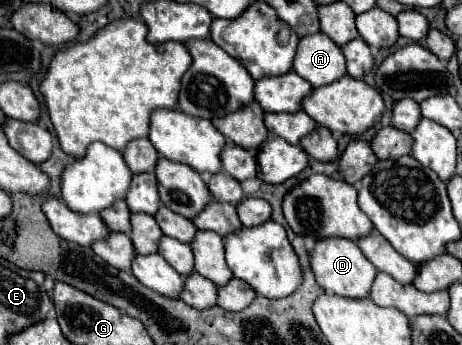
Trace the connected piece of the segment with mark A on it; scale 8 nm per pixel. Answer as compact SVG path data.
M306 35L298 43L294 69L314 87L322 87L346 75L346 59L342 49L326 35Z

